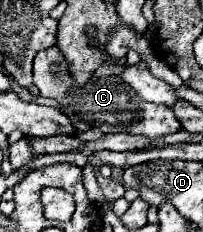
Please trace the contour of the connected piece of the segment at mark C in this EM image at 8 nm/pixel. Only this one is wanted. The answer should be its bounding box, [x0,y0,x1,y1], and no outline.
[34,45,182,139]

